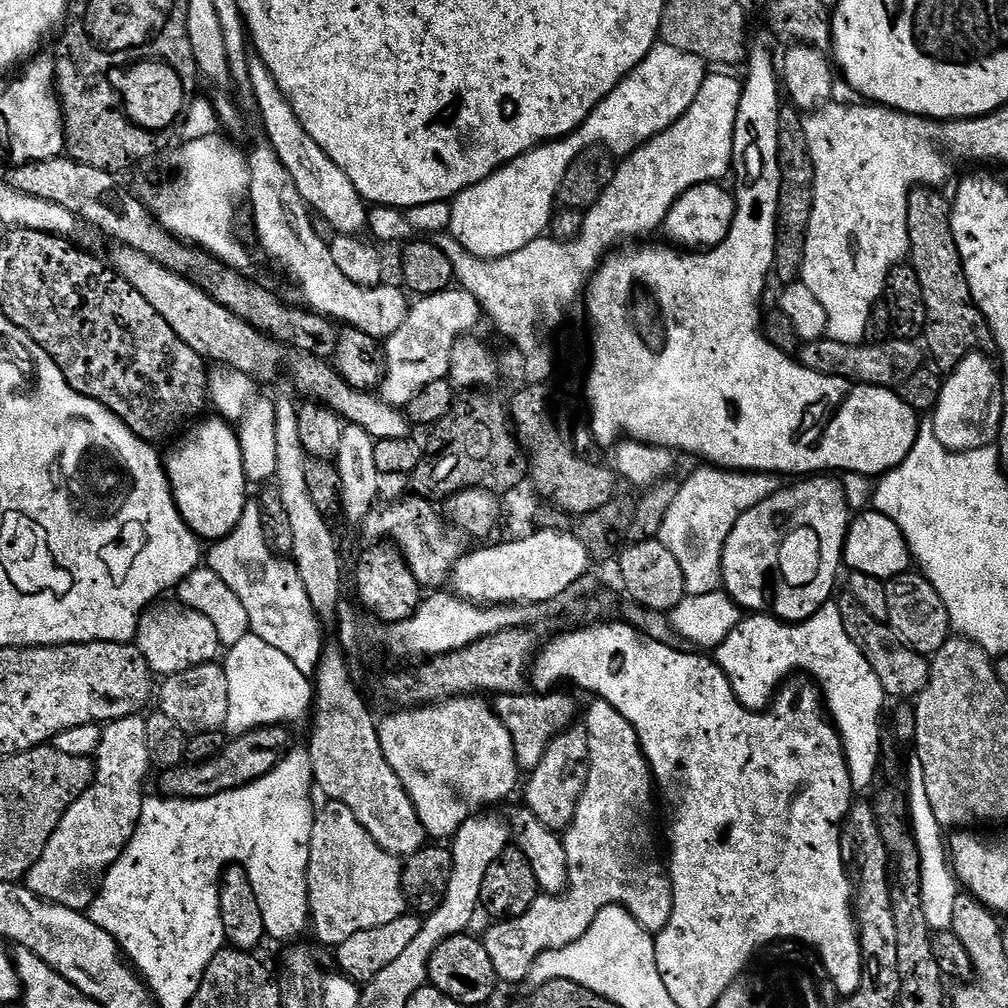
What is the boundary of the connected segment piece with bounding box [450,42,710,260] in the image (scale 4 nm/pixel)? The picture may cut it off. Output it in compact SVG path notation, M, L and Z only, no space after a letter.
M658 42L642 58L642 62L604 101L585 118L579 128L575 128L569 136L562 136L558 140L549 140L539 148L532 148L509 164L504 164L494 174L490 174L482 182L464 189L451 201L452 217L450 218L450 234L470 254L479 260L497 260L506 254L514 254L514 250L522 250L530 242L549 231L554 207L558 200L560 183L574 158L588 148L603 146L612 153L613 157L629 156L634 149L653 140L660 132L665 132L671 124L678 122L690 106L694 106L694 98L698 98L698 90L702 90L704 77L709 75L709 65L702 58L694 54L686 54L682 50L674 50L674 46Z

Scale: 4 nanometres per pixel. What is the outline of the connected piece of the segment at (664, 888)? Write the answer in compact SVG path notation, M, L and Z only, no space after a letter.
M599 698L593 699L593 704L588 708L588 721L586 727L588 729L588 761L586 764L587 783L584 785L584 792L580 795L580 800L576 803L576 813L570 822L570 826L564 829L562 833L562 847L564 850L564 866L566 869L566 887L559 894L540 894L537 895L536 901L530 906L530 910L526 910L520 916L501 919L488 933L482 936L486 954L490 956L490 962L494 964L497 981L508 984L516 984L527 981L528 972L534 966L536 959L544 952L549 952L555 948L568 946L573 944L575 940L580 938L582 934L592 925L596 915L606 906L616 904L620 908L626 909L629 914L634 917L647 932L658 934L666 926L666 922L670 922L670 914L672 913L672 877L669 869L660 861L660 852L656 849L656 832L652 829L652 788L654 792L654 777L651 768L648 767L648 759L644 757L644 751L640 745L638 734L634 730L634 726L630 722L626 722L626 718L622 718L622 714L618 714L618 710L614 710L614 706L610 706L604 700Z

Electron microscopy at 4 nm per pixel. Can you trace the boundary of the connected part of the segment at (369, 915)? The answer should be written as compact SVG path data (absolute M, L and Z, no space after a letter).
M337 800L327 801L325 807L315 813L311 828L311 842L310 842L310 860L307 868L307 886L308 886L308 907L310 924L312 927L312 934L318 938L319 942L335 948L346 942L353 934L358 934L362 930L374 930L378 926L386 926L386 922L394 922L399 916L405 915L406 901L404 898L404 891L402 890L402 860L399 856L391 856L386 850L382 850L380 846L372 838L370 834L356 818L354 818L353 811L350 810L345 803L340 803Z

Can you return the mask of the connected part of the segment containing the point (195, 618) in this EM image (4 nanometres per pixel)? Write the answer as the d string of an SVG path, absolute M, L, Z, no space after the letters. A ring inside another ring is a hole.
M157 603L144 609L136 627L135 645L146 658L157 677L167 678L185 672L187 668L211 664L221 655L222 645L218 638L218 630L210 623L210 618L198 614L198 610L190 610L186 605ZM157 607L157 608L156 608Z

